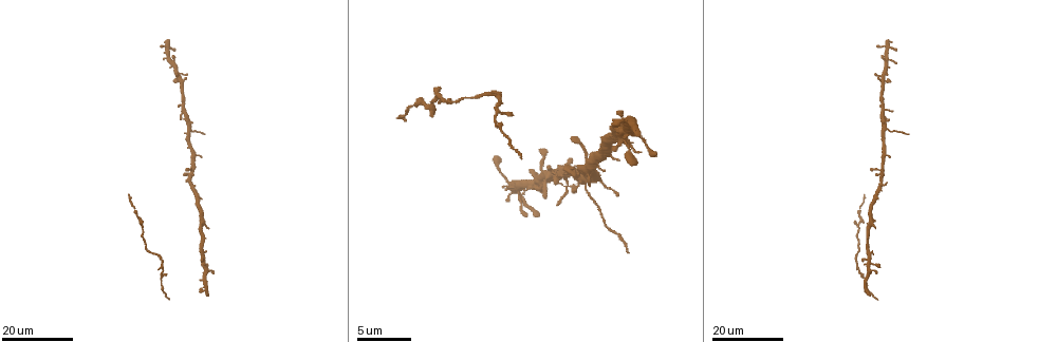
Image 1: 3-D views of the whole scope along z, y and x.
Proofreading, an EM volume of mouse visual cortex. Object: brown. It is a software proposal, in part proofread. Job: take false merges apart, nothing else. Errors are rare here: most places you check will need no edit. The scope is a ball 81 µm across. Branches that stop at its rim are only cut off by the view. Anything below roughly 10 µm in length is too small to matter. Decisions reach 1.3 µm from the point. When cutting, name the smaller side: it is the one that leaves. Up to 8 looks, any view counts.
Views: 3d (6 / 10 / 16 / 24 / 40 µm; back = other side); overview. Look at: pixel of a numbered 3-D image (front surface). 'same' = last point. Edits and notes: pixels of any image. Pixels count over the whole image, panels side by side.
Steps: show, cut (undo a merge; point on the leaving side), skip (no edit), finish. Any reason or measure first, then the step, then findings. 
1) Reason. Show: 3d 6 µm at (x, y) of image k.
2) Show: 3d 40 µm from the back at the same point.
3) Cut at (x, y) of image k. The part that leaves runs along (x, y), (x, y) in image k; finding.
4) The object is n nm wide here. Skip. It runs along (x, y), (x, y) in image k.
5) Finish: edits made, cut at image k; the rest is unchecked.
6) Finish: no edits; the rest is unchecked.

Show: 3d 24 µm at (201, 243) of image 1.

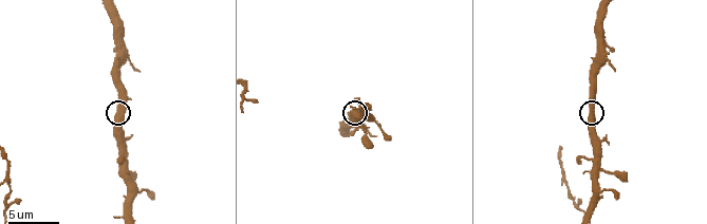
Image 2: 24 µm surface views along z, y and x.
Show: 3d 10 µm at (592, 110) of image 2.

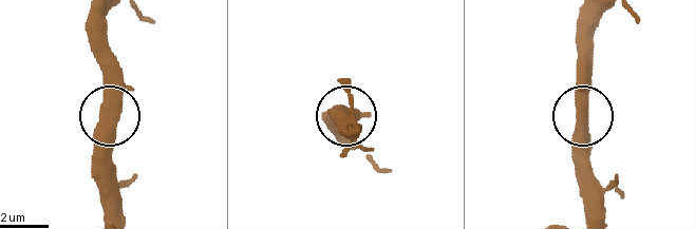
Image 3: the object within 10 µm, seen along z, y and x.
Skip. It runs along (111, 118), (111, 48) in image 3; all the same neuron.

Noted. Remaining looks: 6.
A narrow waist. Show: 3d 10 µm at (563, 168) of image 2.

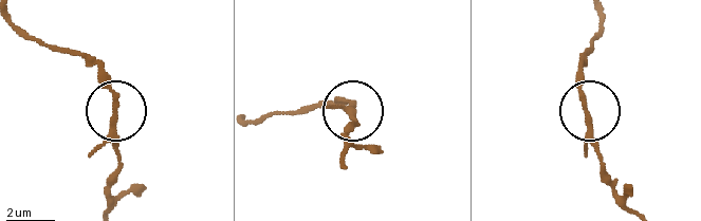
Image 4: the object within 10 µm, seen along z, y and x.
Show: 3d 10 µm from the back at (583, 109) of image 4.

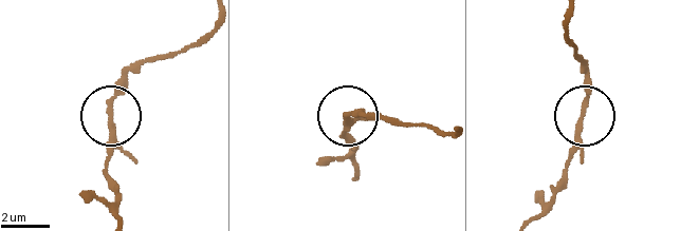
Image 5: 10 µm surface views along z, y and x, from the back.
Skip. Continuous, no second neuron.

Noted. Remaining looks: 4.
Show: 3d 24 µm at (456, 100) of image 1.

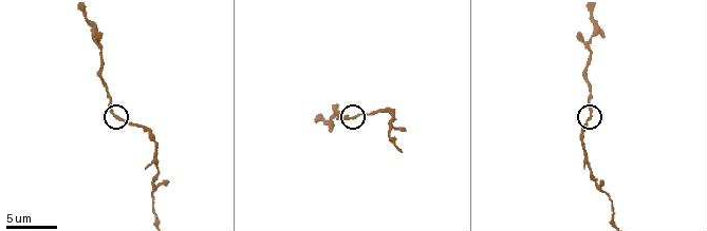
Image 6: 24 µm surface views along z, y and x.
Show: 3d 10 µm at (353, 118) of image 6.

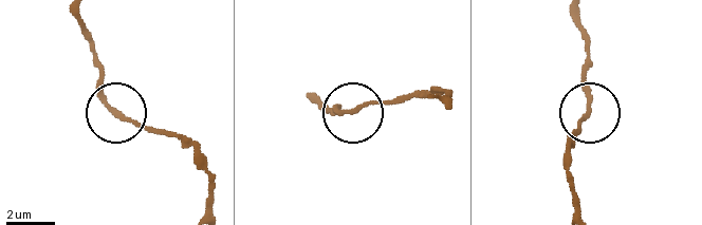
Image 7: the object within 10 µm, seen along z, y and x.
The object is 190 nm wide here. Skip. It runs along (210, 212), (210, 176), (198, 152), (119, 119), (97, 63) in image 7; one neuron here.

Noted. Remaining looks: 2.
Calibre changes. Show: 3d 10 µm at (97, 43) of image 6.

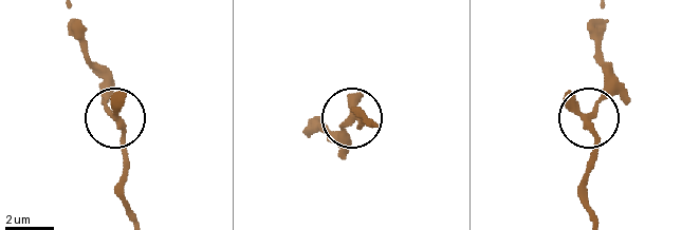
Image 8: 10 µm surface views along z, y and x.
Show: 3d 6 µm at (114, 117) of image 8.

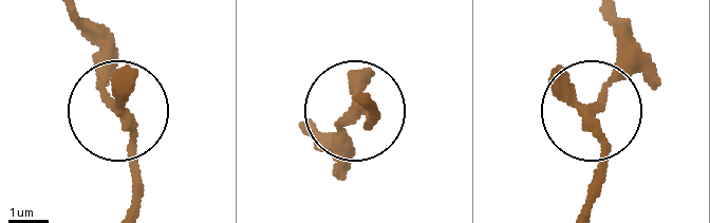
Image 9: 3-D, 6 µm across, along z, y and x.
3 arms meet here. Skip. It runs along (586, 208), (603, 148), (593, 107), (623, 30) in image 9; all the same neuron.

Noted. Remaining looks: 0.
Finish: no edits; the rest is unchecked.

